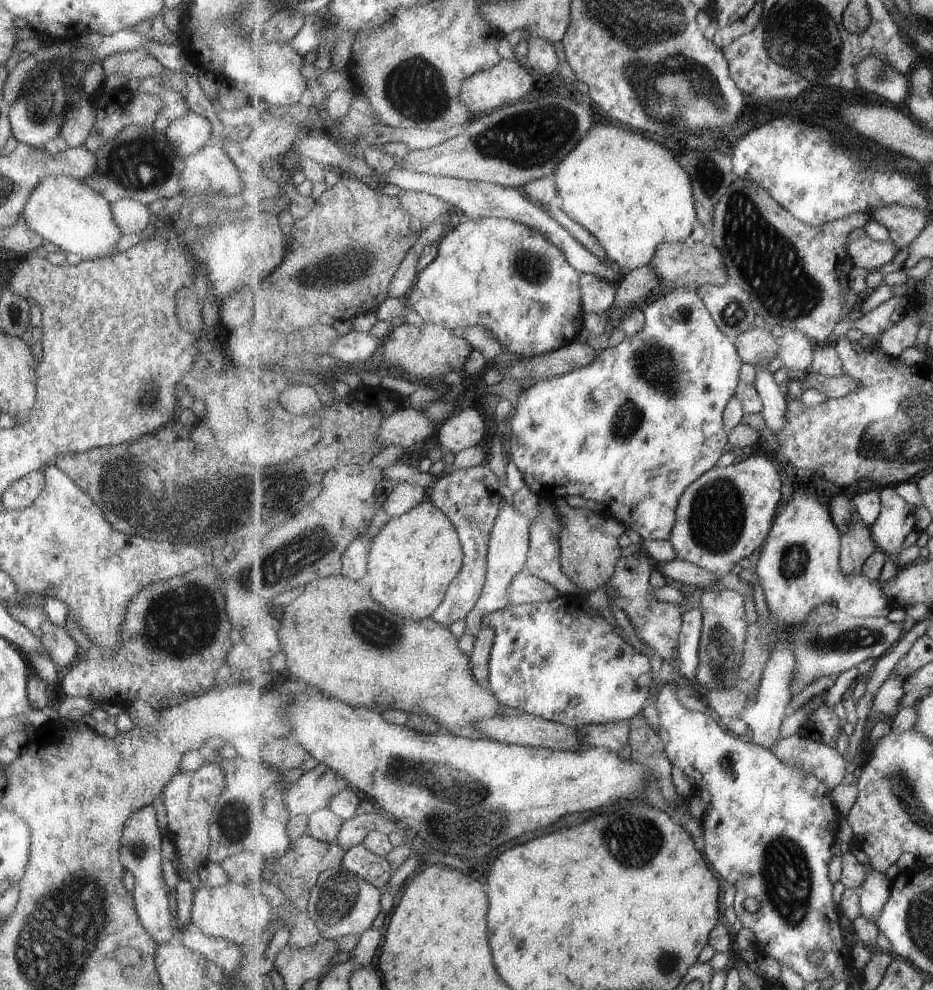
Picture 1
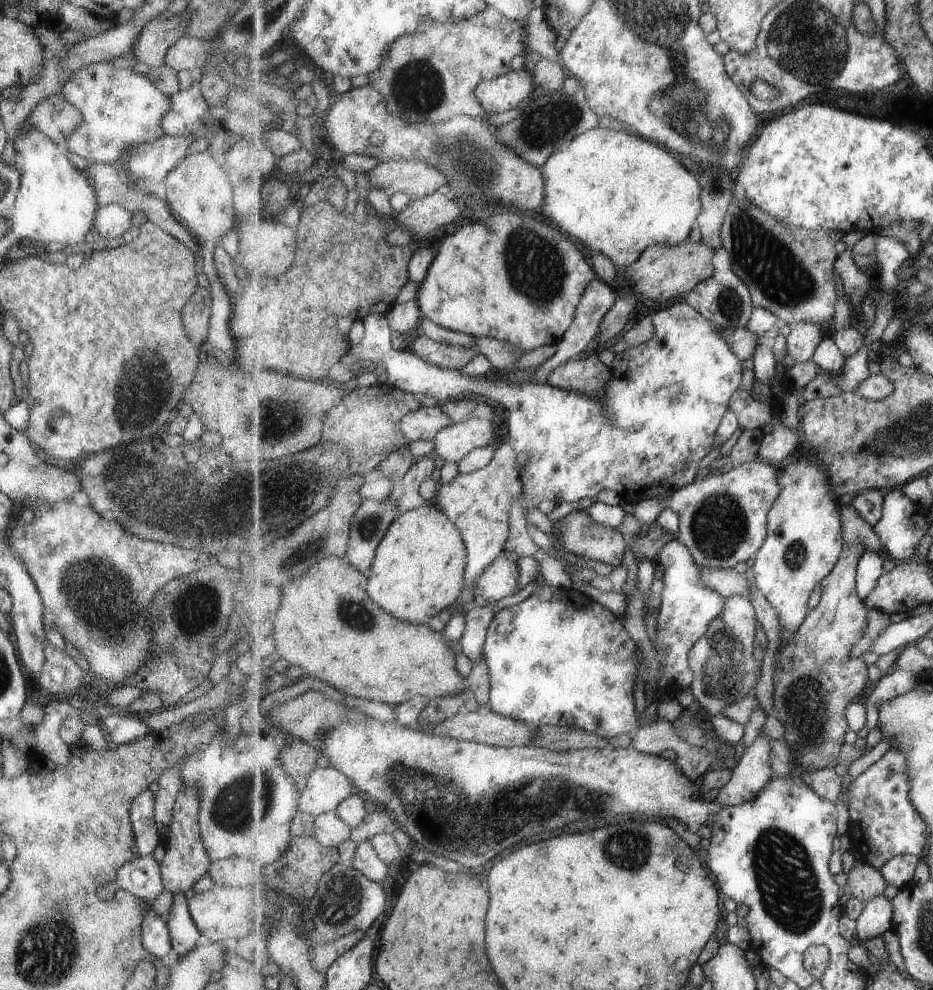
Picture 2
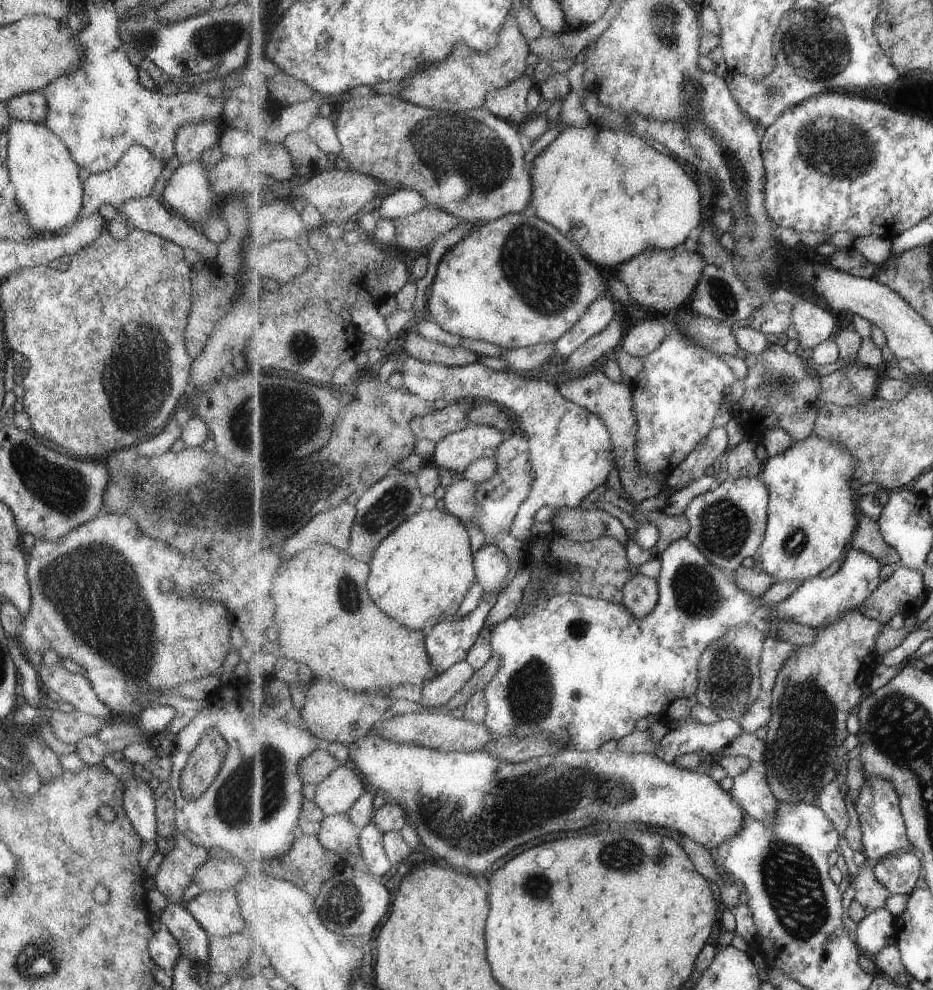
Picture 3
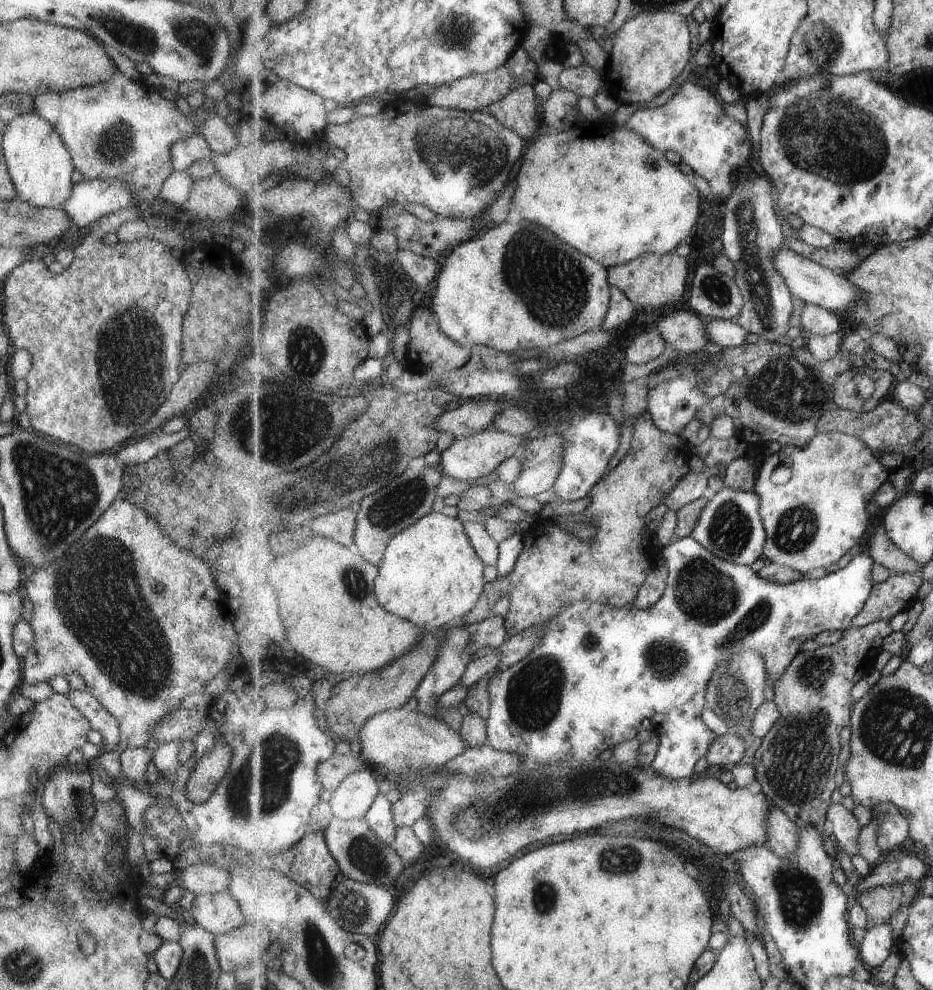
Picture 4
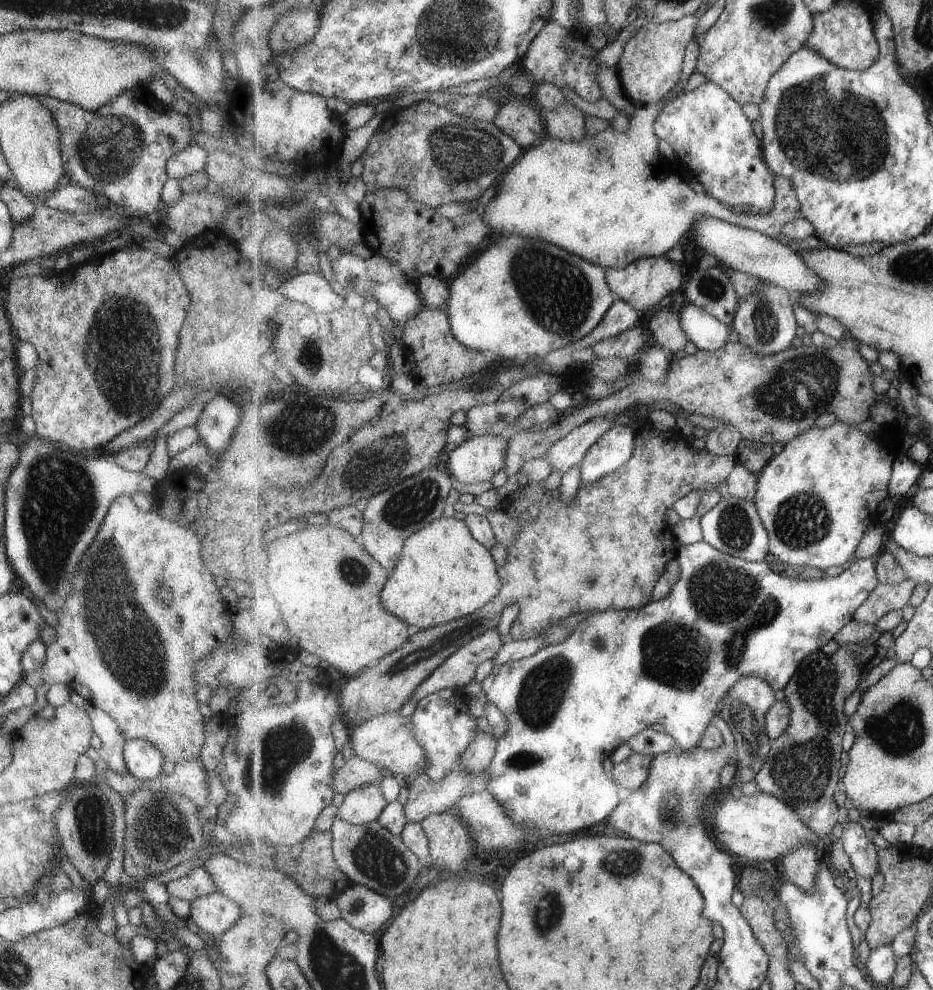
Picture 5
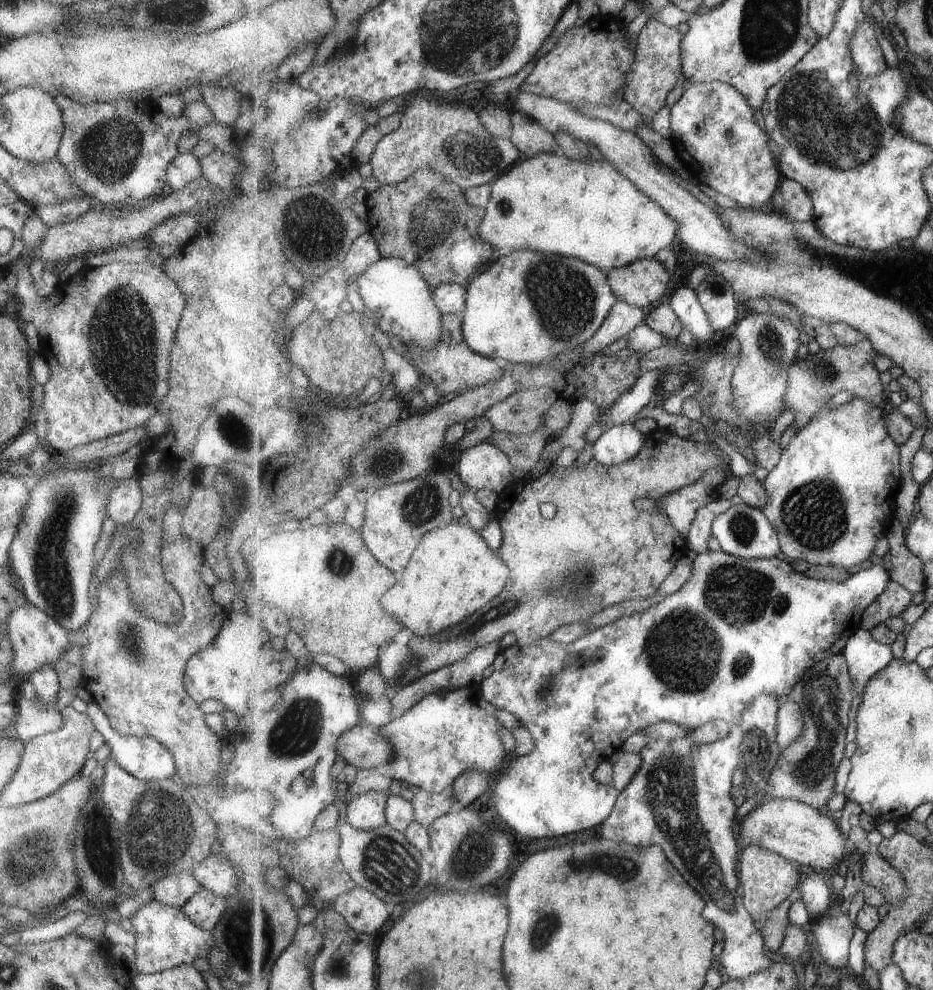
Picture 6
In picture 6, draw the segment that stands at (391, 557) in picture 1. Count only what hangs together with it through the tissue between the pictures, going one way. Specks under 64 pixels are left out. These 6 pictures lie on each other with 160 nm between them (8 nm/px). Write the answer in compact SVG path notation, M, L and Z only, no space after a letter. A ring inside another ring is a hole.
M455 522L425 534L407 569L400 575L397 586L385 594L385 610L399 619L413 635L421 638L437 636L443 630L461 624L465 618L484 609L489 602L500 596L505 586L508 586L510 576L509 566L506 566L498 552L489 548L485 538L477 530Z

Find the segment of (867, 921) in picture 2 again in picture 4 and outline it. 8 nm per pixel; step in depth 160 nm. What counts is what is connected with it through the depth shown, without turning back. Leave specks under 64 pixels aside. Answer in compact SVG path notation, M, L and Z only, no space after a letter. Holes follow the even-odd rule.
M882 924L867 929L863 942L861 942L861 958L878 970L891 956L893 946L897 946L897 940L893 938L891 926Z

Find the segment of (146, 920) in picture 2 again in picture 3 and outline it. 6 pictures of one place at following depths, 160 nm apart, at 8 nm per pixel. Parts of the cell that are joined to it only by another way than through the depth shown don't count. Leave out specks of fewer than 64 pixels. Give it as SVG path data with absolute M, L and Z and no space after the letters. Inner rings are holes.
M163 923L157 930L153 931L146 945L148 955L154 964L170 973L179 958L179 947Z

